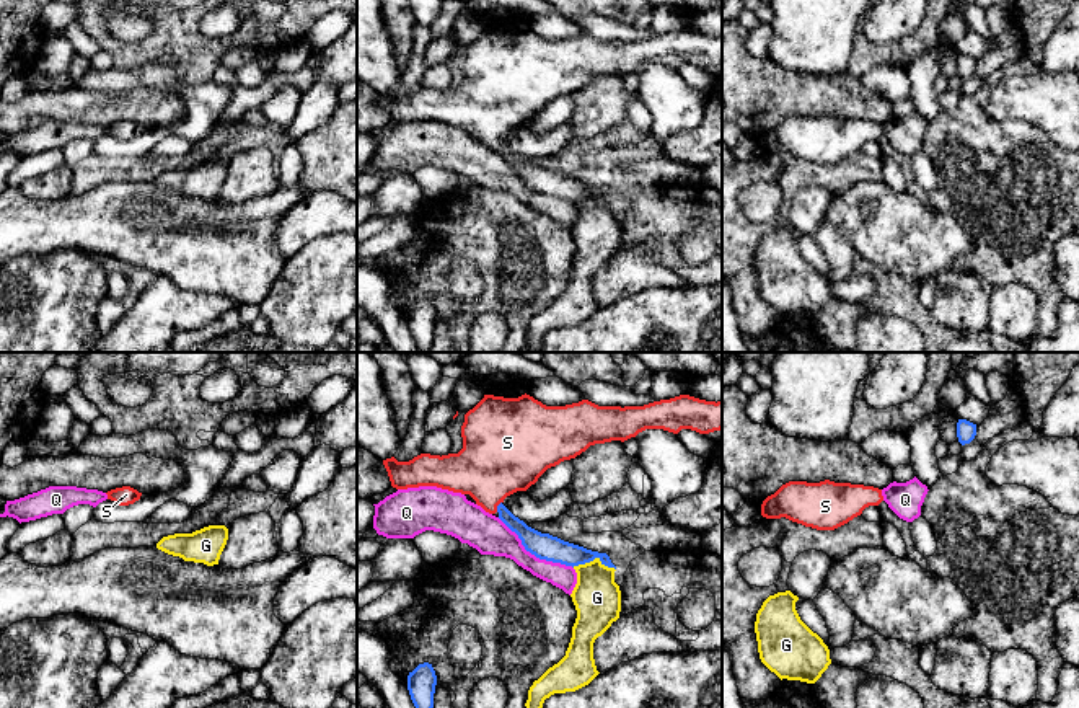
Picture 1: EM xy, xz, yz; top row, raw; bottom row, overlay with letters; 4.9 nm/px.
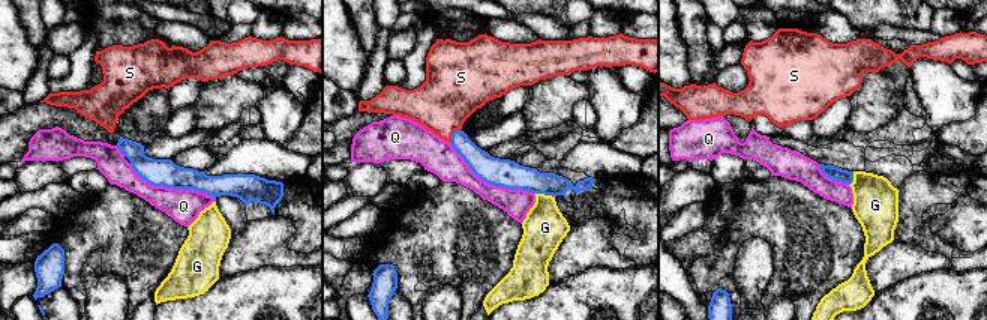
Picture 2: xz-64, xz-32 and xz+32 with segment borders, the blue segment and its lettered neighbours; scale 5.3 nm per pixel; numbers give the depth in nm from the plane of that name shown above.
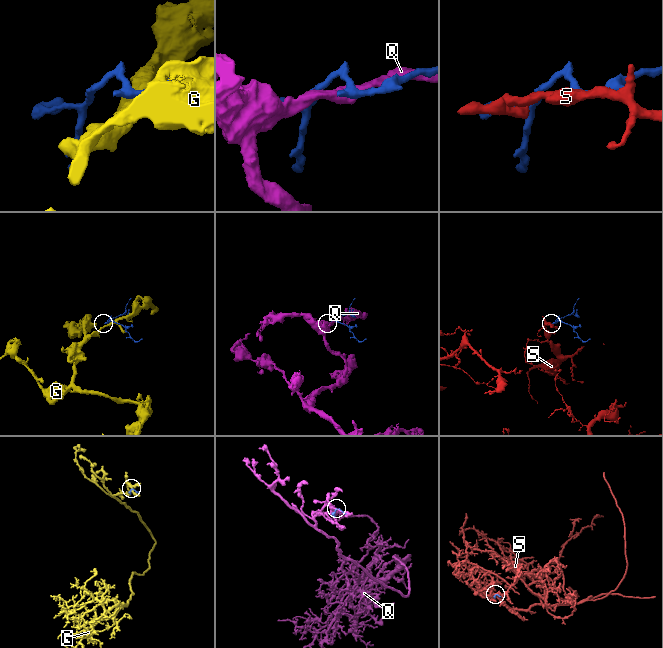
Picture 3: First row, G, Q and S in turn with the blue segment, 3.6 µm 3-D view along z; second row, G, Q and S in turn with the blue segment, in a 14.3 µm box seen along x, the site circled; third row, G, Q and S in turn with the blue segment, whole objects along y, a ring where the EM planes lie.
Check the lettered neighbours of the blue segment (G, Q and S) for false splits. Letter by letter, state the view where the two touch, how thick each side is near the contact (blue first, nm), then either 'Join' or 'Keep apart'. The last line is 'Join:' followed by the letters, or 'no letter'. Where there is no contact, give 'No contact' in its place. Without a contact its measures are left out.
G: Touches blue in xz. Thickness 130 nm (blue) against 240 nm. Keep apart
Q: Touches blue in xz. Thickness 130 nm (blue) against 190 nm. Keep apart
S: Touches blue in xz. Thickness 110 nm (blue) against 380 nm. Join
Join: S

